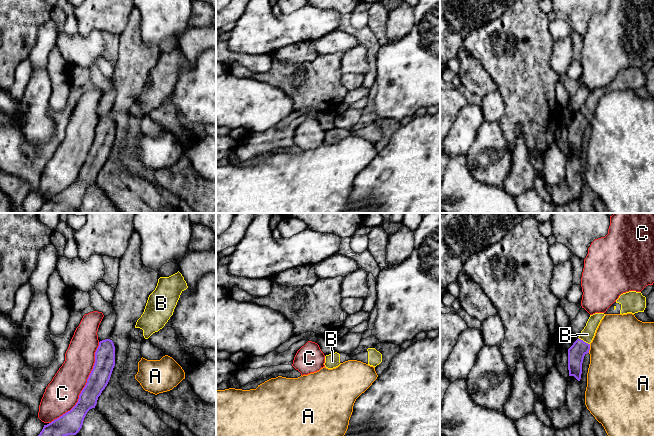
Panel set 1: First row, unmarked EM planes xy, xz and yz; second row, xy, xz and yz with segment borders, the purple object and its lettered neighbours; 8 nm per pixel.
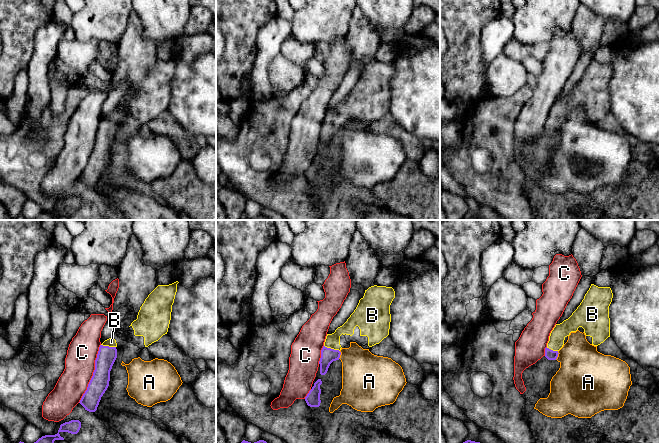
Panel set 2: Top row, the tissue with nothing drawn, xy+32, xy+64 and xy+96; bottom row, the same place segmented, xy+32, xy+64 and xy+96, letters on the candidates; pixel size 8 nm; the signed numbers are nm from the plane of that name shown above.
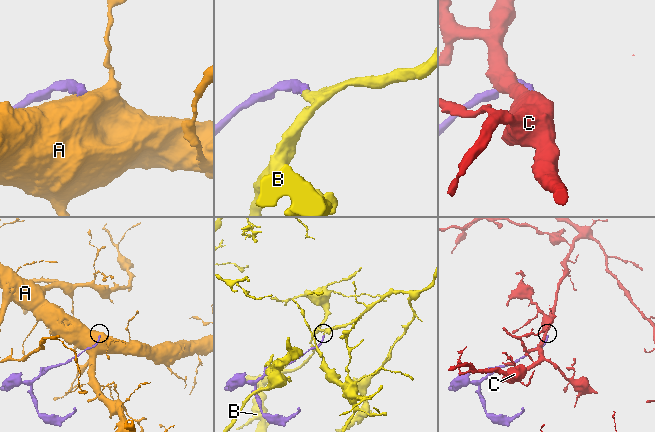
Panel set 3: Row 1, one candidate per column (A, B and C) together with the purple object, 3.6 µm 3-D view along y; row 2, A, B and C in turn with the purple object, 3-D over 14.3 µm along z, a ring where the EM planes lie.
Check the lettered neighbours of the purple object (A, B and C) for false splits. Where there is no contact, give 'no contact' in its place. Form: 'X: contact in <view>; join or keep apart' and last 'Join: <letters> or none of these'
A: contact in yz; keep apart
B: contact in yz; join
C: contact in xy; keep apart
Join: B

